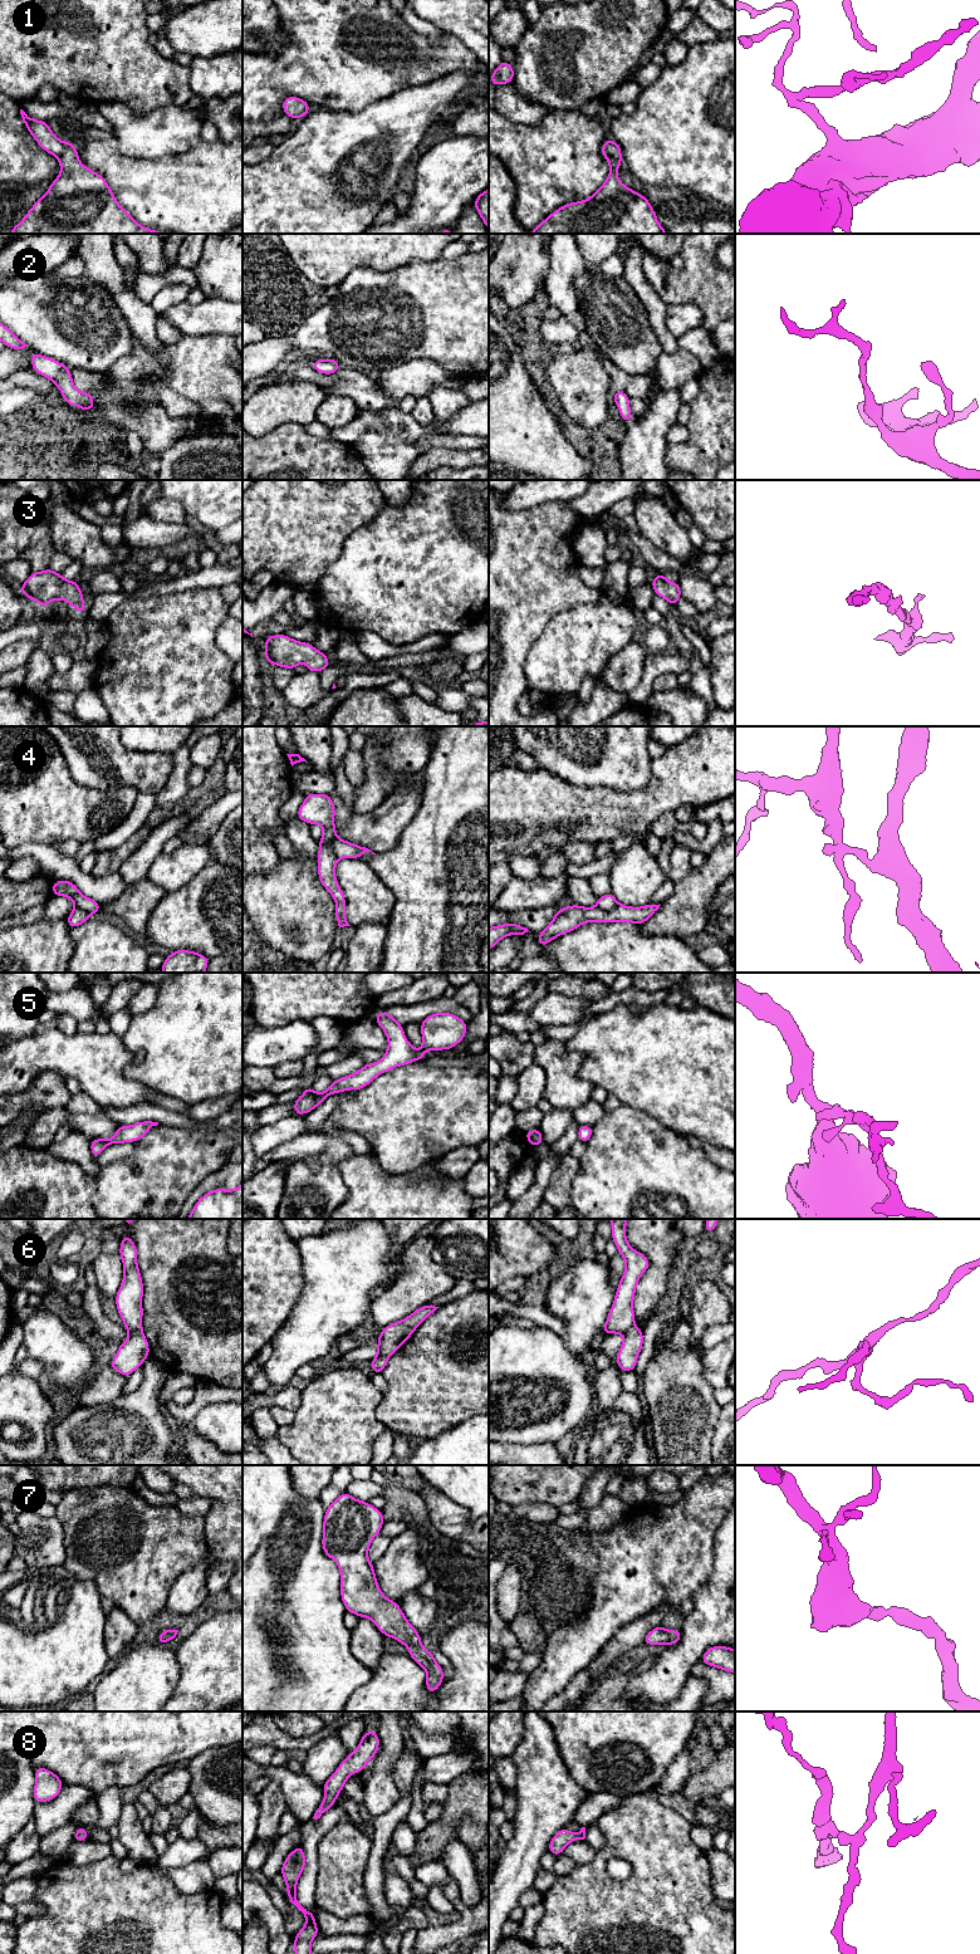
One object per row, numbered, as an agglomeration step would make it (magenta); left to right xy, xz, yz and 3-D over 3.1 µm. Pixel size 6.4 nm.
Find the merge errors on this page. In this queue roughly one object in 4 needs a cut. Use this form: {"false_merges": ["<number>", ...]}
{"false_merges": ["4", "6"]}

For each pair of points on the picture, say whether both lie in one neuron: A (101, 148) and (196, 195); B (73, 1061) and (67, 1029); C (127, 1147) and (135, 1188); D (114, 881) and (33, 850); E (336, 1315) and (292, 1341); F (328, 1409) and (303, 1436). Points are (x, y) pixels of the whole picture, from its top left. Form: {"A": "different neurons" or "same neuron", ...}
{"A": "same neuron", "B": "different neurons", "C": "different neurons", "D": "same neuron", "E": "same neuron", "F": "same neuron"}

